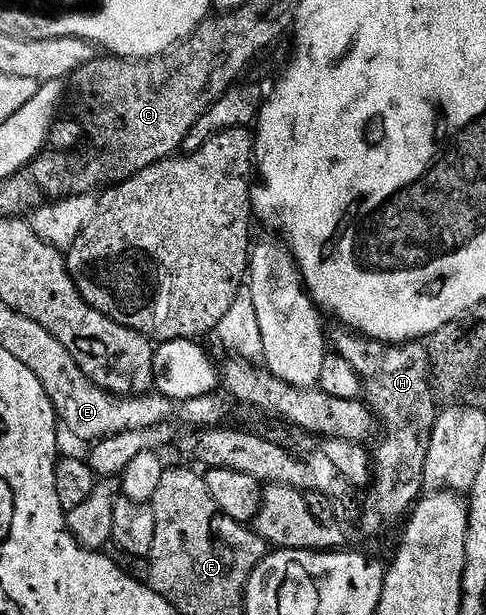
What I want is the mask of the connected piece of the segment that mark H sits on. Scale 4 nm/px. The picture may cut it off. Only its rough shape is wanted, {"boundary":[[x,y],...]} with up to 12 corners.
{"boundary":[[349,328],[334,355],[357,370],[381,425],[364,534],[424,495],[441,408],[426,343],[383,344]]}

